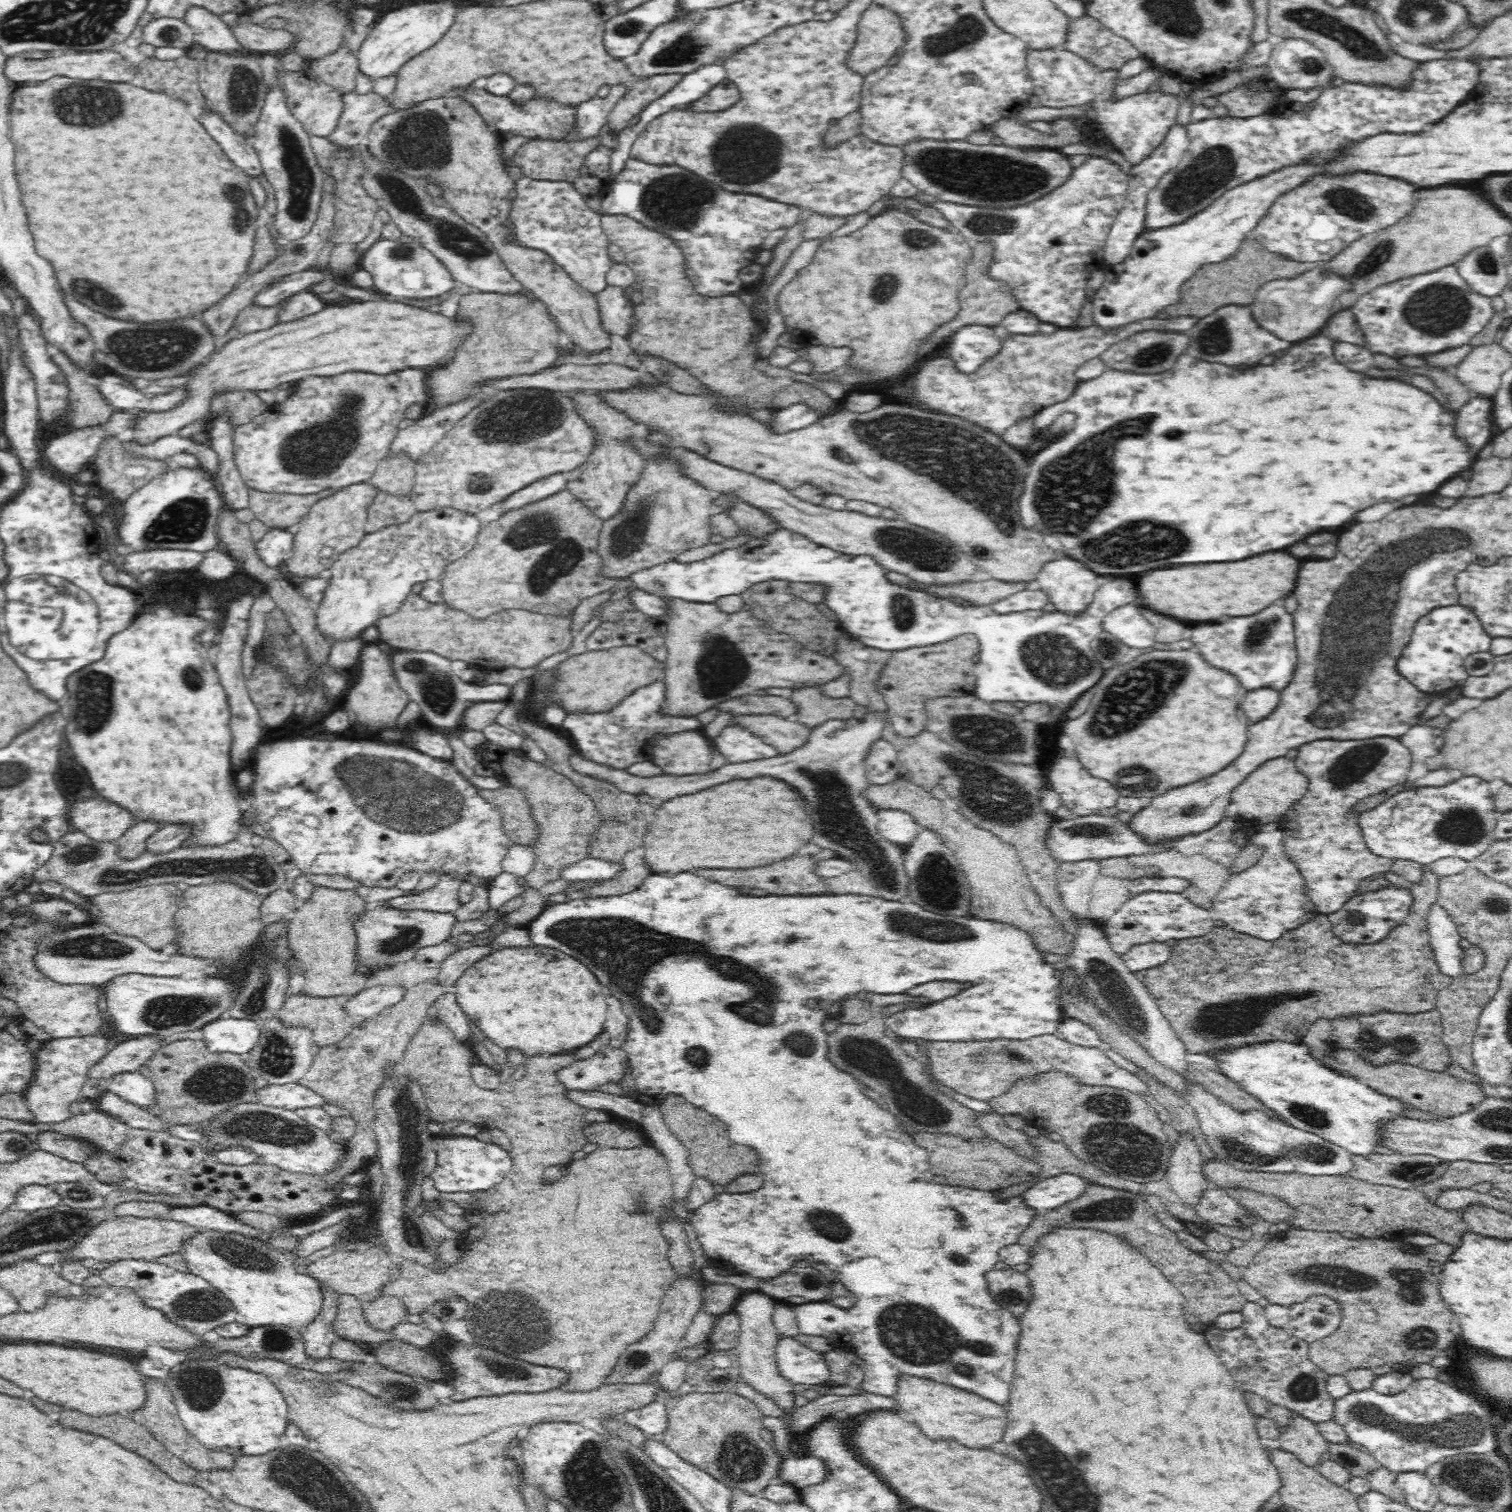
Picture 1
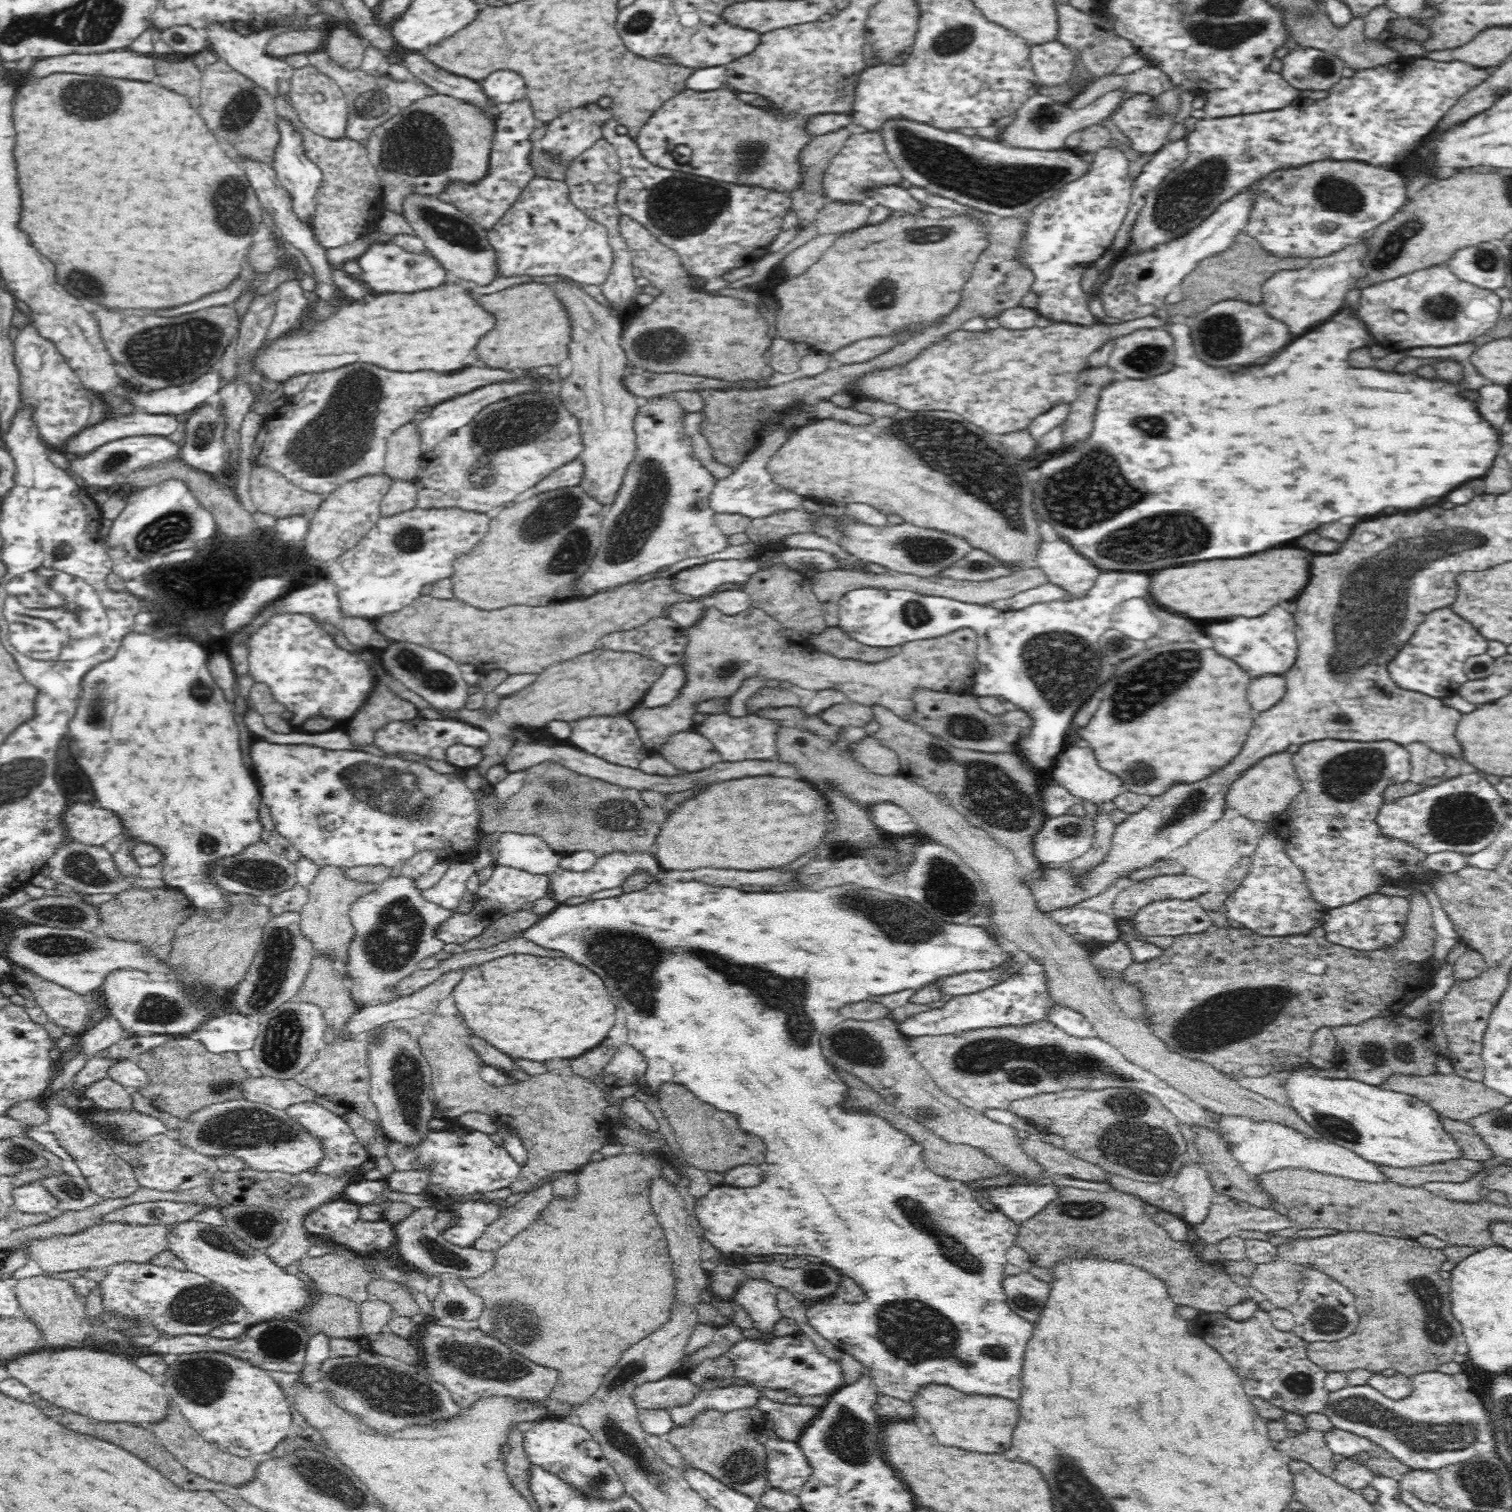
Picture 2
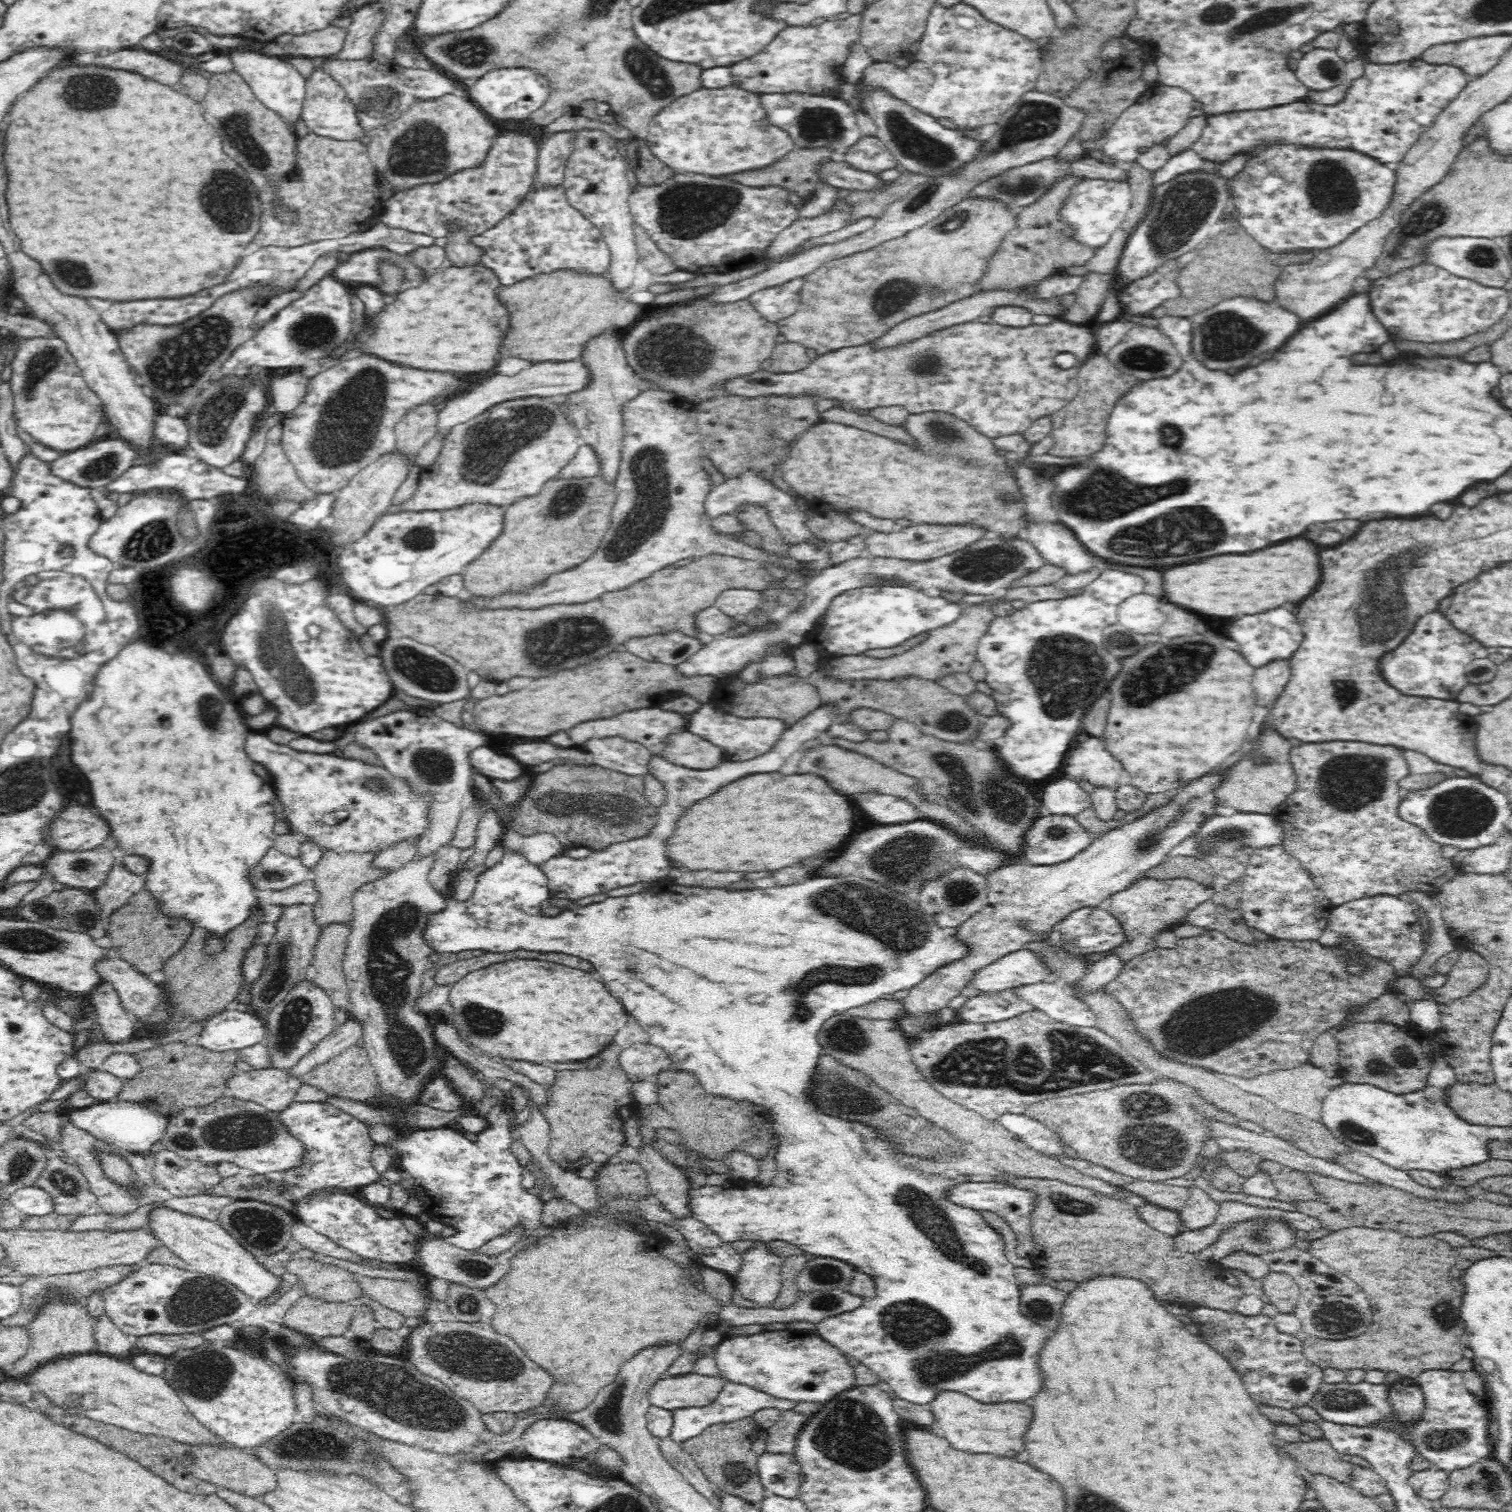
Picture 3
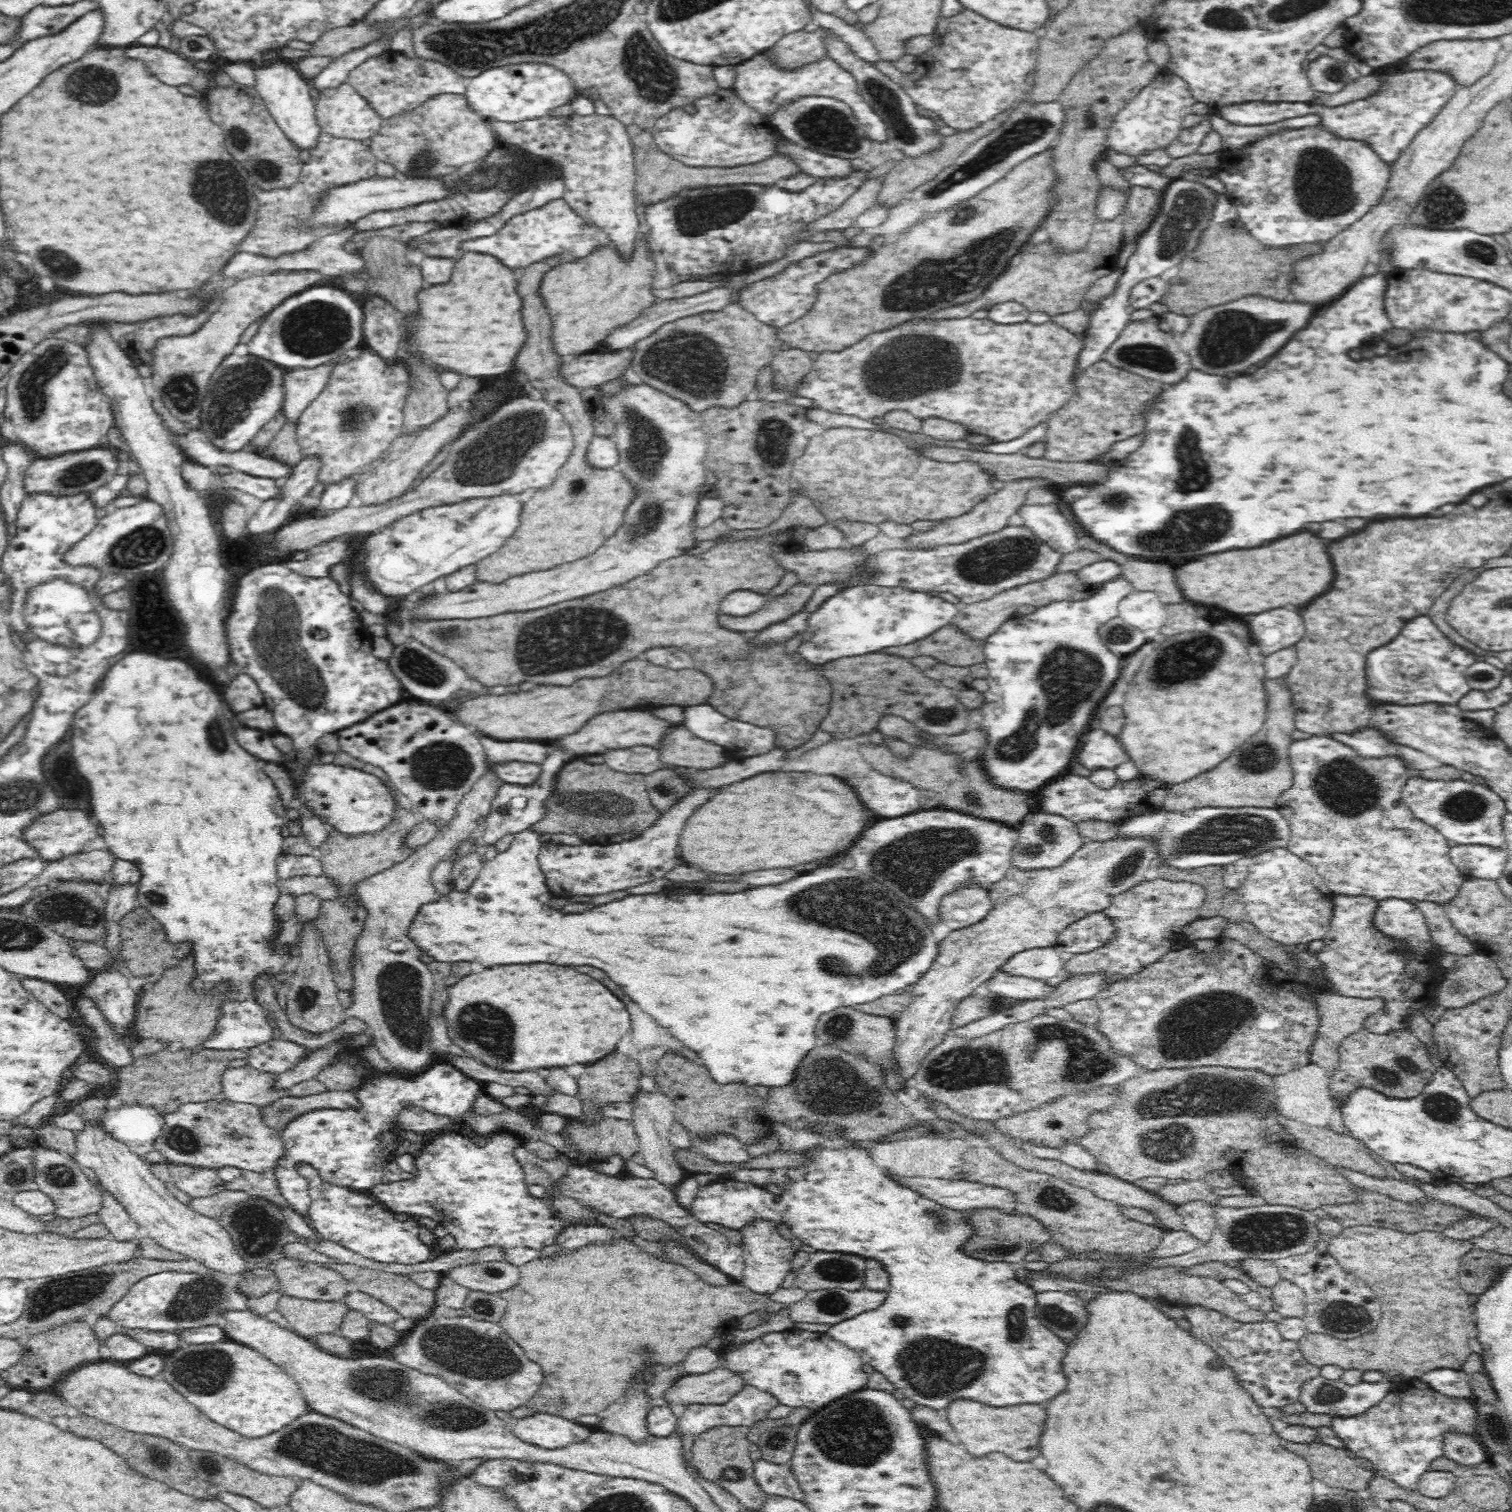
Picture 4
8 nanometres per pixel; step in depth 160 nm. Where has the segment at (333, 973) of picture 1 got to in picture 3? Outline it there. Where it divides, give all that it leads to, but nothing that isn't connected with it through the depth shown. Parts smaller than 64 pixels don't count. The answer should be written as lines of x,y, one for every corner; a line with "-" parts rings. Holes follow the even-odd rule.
323,852
320,861
316,866
314,866
313,871
316,876
313,880
313,885
315,888
315,892
318,893
318,898
311,905
311,920
314,921
315,926
320,928
320,932
322,928
326,928
330,924
351,924
351,920
353,917
353,906
352,899
354,894
356,894
358,888
362,885
369,884
370,882
374,882
374,880
378,880
378,878
382,878
388,874
387,870
378,870
373,866
373,860
376,855
338,855
333,852

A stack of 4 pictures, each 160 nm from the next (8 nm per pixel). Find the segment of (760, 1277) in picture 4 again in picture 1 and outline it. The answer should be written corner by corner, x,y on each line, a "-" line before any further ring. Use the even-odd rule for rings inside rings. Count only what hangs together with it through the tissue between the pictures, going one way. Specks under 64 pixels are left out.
744,1292
734,1305
734,1312
739,1316
740,1335
738,1346
734,1348
739,1364
739,1376
756,1390
759,1399
767,1398
773,1402
775,1410
778,1410
778,1419
782,1421
790,1418
790,1414
796,1410
794,1398
796,1398
797,1386
780,1374
775,1357
775,1346
780,1340
771,1319
773,1304
776,1300
761,1292

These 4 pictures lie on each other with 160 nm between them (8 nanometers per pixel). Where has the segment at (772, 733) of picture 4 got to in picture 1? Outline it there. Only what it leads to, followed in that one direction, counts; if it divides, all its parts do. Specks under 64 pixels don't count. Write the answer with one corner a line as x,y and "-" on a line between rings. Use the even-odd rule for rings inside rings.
724,728
722,734
714,738
714,742
728,764
774,758
779,755
778,749
774,746
762,742
760,738
744,730

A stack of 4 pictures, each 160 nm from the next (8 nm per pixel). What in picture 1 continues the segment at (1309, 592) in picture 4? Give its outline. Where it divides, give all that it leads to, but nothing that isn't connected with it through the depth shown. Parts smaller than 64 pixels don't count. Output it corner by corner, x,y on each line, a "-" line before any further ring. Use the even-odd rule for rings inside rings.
1284,552
1262,554
1258,558
1248,558
1246,562
1230,562
1226,566
1178,566
1168,570
1148,570
1138,578
1138,596
1142,604
1158,614
1172,616
1184,622
1208,622
1224,616
1248,616
1270,606
1274,598
1282,598
1294,590
1296,570
1300,562

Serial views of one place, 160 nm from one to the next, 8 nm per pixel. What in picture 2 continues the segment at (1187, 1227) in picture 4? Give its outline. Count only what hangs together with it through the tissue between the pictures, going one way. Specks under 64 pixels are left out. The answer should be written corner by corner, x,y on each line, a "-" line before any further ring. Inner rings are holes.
1188,1162
1188,1164
1182,1164
1179,1171
1174,1175
1176,1181
1174,1181
1172,1190
1179,1196
1182,1201
1185,1212
1184,1221
1190,1226
1196,1226
1202,1223
1202,1220
1208,1216
1208,1210
1211,1206
1211,1200
1216,1191
1214,1185
1210,1180
1208,1171
1202,1165
1196,1164
1196,1162

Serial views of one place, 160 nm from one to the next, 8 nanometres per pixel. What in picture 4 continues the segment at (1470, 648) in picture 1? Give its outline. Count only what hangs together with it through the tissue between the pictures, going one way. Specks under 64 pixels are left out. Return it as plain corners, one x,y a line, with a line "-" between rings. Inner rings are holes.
1428,615
1418,616
1418,618
1414,618
1414,622
1410,622
1410,626
1406,626
1406,630
1402,628
1402,634
1394,642
1390,642
1388,646
1384,645
1382,648
1374,650
1374,654
1370,654
1368,668
1366,668
1368,670
1366,694
1371,704
1375,704
1376,701
1388,701
1388,703
1404,703
1404,705
1427,702
1456,705
1460,698
1470,690
1466,669
1476,661
1474,652
1461,648
1450,638
1446,638

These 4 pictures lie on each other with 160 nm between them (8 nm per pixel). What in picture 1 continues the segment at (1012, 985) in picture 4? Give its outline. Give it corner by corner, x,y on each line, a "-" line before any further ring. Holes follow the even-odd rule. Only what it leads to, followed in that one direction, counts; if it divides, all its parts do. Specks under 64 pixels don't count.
1063,1017
1058,1020
1057,1034
1070,1044
1097,1048
1103,1052
1110,1048
1110,1044
1104,1042
1090,1025
1074,1018

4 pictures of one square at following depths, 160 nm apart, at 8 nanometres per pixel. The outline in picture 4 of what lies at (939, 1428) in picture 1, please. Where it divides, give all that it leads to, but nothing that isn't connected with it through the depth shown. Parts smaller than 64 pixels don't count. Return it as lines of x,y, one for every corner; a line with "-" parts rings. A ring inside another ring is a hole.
968,1398
952,1399
945,1406
947,1428
956,1432
968,1454
984,1456
990,1452
1002,1452
1016,1462
1026,1462
1038,1454
1038,1430
1042,1428
1042,1418
1046,1418
1040,1406
988,1406

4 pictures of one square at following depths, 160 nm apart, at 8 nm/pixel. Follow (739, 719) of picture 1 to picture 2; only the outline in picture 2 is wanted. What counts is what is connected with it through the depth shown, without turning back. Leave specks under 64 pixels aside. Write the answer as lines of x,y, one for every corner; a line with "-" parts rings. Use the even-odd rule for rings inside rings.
781,722
778,730
775,730
774,739
776,739
776,750
778,750
776,753
780,756
780,761
794,762
796,766
804,768
802,770
804,776
828,778
831,782
836,782
842,792
852,800
866,805
890,802
901,806
915,820
922,837
943,843
947,848
953,849
979,878
987,901
991,905
989,917
990,922
993,922
993,932
1003,940
1014,942
1025,958
1034,958
1038,964
1042,964
1044,975
1048,980
1046,982
1048,994
1052,999
1060,1006
1074,1009
1078,1014
1085,1016
1095,1026
1097,1037
1117,1048
1128,1062
1151,1072
1168,1086
1184,1093
1190,1100
1208,1111
1282,1122
1284,1126
1289,1126
1312,1138
1322,1138
1288,1106
1282,1106
1274,1100
1268,1100
1260,1094
1242,1088
1236,1080
1230,1080
1226,1073
1222,1074
1204,1061
1198,1062
1179,1052
1171,1051
1160,1037
1123,1014
1111,1001
1112,997
1108,996
1107,990
1101,986
1101,977
1097,969
1090,960
1085,958
1082,942
1074,939
1062,928
1062,925
1054,922
1049,913
1038,909
1036,897
1027,882
1026,871
1020,866
1020,862
1008,846
996,842
986,830
974,826
953,806
942,804
936,794
906,776
872,774
855,760
852,753
839,750
827,739
827,736
807,731
800,726
793,726
791,723

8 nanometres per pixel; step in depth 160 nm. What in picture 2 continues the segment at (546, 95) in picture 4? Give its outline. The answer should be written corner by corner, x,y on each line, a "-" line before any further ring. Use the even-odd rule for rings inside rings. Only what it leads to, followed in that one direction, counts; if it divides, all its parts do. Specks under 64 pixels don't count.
509,70
493,72
490,76
483,78
480,83
484,93
501,107
513,100
526,97
526,87
522,77

